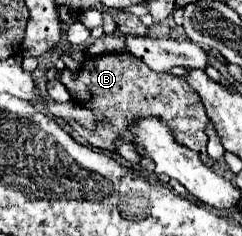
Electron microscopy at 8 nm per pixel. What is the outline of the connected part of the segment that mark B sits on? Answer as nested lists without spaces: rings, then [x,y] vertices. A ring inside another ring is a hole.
[[[106,53],[106,55],[96,55],[96,57],[92,57],[92,61],[84,63],[84,67],[76,79],[71,70],[64,68],[61,71],[60,81],[70,89],[70,93],[74,95],[74,99],[80,105],[90,107],[98,115],[96,131],[92,131],[92,133],[74,121],[68,121],[76,129],[76,133],[80,137],[84,137],[92,147],[114,151],[116,135],[124,135],[126,139],[130,139],[128,125],[134,117],[158,115],[172,127],[178,143],[196,151],[200,155],[202,163],[206,163],[208,167],[214,165],[214,161],[206,153],[206,143],[208,143],[206,125],[210,119],[204,113],[200,97],[194,95],[194,91],[190,91],[190,87],[186,87],[186,83],[182,83],[182,77],[160,75],[160,73],[152,71],[142,59],[138,59],[130,53]],[[102,115],[104,115],[106,125],[100,123]]]

